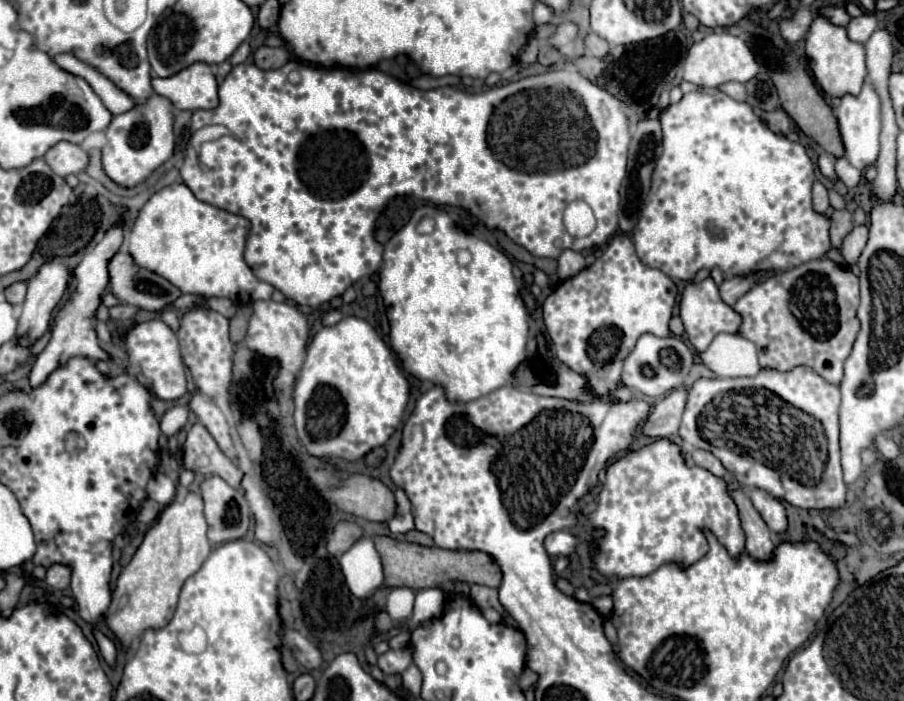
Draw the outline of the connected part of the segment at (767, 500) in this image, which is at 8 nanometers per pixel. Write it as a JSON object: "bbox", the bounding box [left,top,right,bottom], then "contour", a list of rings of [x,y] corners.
{"bbox":[749,488,787,532],"contour":[[[751,488],[749,496],[751,496],[753,506],[759,510],[761,518],[769,526],[769,530],[773,530],[773,532],[785,532],[785,528],[787,528],[787,516],[785,516],[783,504],[777,498],[773,498],[771,494],[767,494],[765,490],[759,490],[759,488]]]}

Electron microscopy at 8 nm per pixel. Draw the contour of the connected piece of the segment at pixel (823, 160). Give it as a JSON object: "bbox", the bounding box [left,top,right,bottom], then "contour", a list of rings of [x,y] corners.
{"bbox":[817,152,835,180],"contour":[[[819,152],[819,160],[817,160],[817,166],[821,170],[823,176],[835,180],[835,170],[833,170],[833,158],[827,154],[827,152]]]}

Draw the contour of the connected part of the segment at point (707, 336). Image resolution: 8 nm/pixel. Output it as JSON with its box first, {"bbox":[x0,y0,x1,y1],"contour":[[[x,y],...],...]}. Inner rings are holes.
{"bbox":[679,276,743,352],"contour":[[[711,276],[701,282],[689,282],[681,294],[679,306],[681,306],[681,320],[685,326],[687,338],[697,352],[707,350],[711,340],[721,332],[731,332],[731,334],[739,332],[739,326],[743,322],[743,318],[739,318],[739,312],[735,312],[735,308],[729,306],[727,302],[723,302],[719,294],[719,286],[713,282]]]}

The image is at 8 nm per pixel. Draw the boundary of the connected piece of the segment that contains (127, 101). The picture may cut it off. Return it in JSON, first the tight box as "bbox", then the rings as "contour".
{"bbox":[53,52,137,116],"contour":[[[71,52],[67,54],[57,54],[53,58],[63,70],[83,78],[93,90],[95,94],[101,98],[101,102],[107,106],[107,110],[111,110],[113,116],[117,114],[125,114],[131,108],[135,108],[137,100],[133,100],[131,96],[127,96],[119,86],[115,86],[107,76],[103,76],[95,66],[79,60],[77,56],[73,56]]]}

